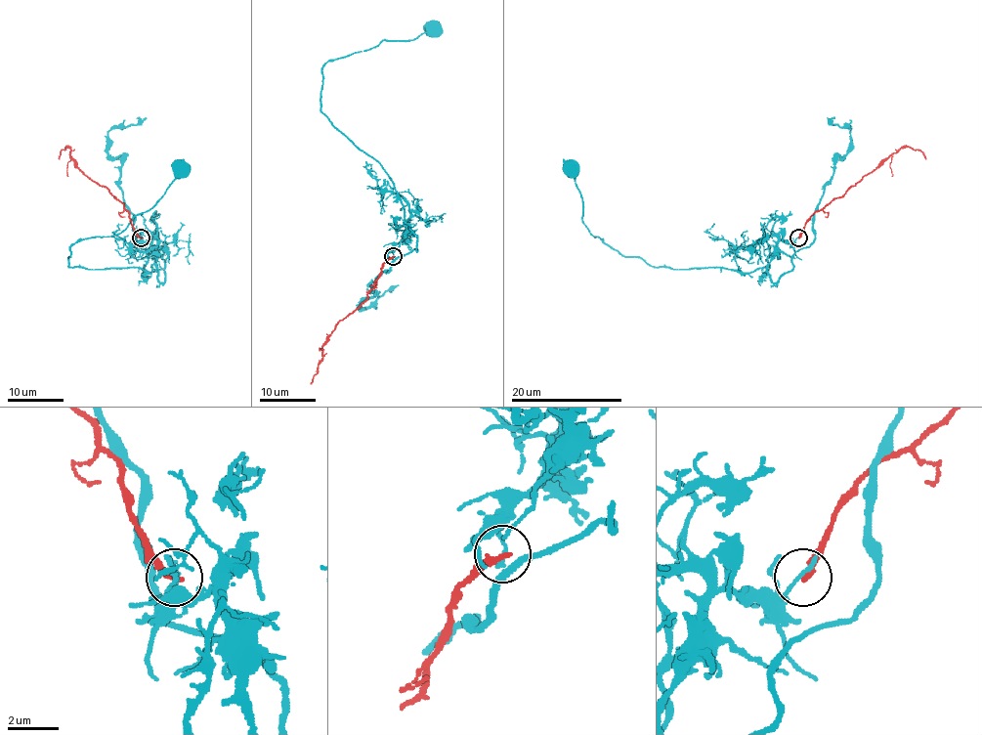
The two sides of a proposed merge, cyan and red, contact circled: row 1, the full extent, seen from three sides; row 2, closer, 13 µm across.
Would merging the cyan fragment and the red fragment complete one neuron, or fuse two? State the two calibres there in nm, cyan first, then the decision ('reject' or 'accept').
calibres 160 and 280 nm; reject

